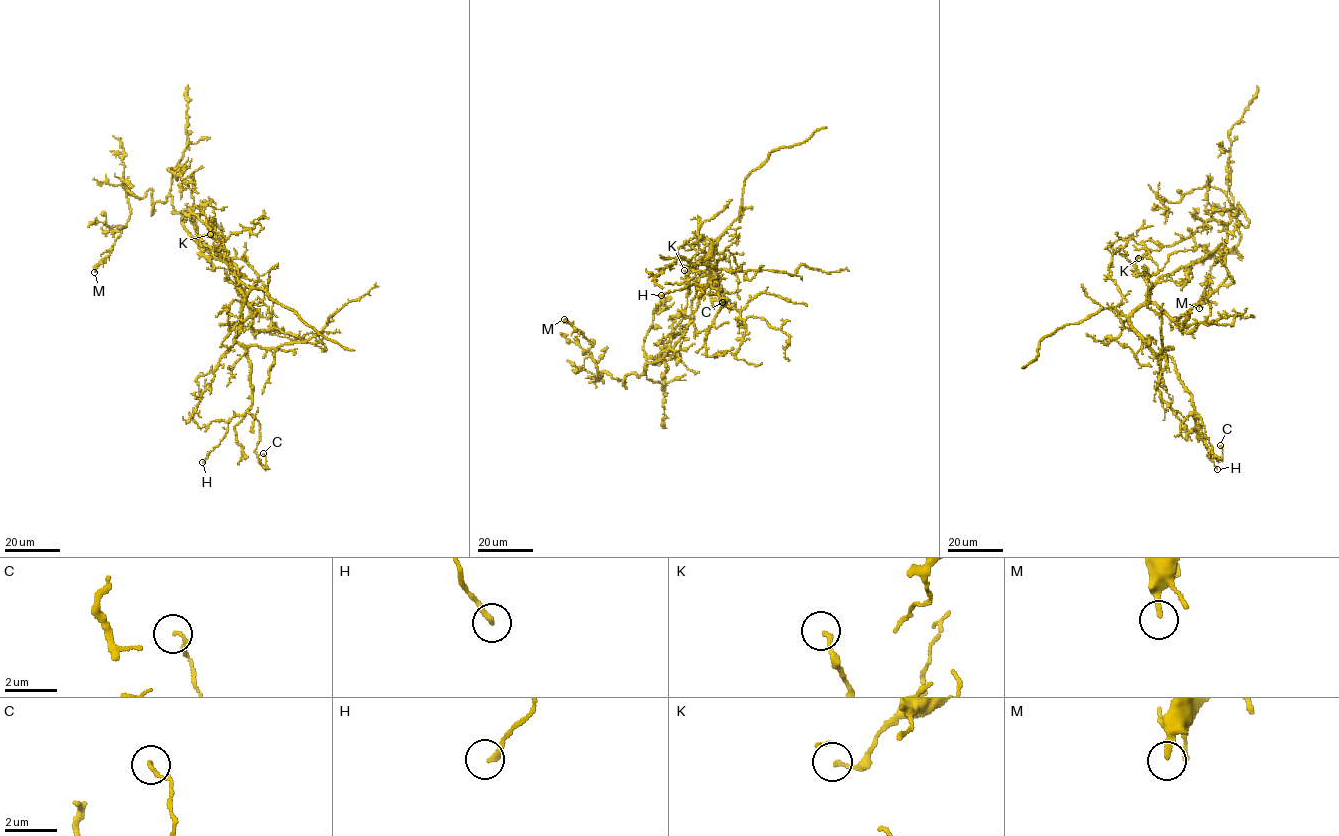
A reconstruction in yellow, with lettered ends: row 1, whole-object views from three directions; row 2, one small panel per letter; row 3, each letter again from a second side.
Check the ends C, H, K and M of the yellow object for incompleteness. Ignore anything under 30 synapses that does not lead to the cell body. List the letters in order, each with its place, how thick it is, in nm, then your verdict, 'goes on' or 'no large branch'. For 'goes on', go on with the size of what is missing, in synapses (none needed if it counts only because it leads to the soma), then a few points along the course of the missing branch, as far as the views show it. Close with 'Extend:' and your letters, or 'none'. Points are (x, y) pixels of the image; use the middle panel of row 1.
C: (722, 302) | 120 nm | no large branch
H: (661, 295) | 200 nm | no large branch
K: (684, 270) | 140 nm | no large branch
M: (564, 319) | 200 nm | no large branch
Extend: none

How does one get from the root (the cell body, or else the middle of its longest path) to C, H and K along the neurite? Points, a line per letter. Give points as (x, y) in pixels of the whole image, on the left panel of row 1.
C: (217, 252), (235, 267), (244, 295), (236, 341), (250, 366), (263, 453)
H: (217, 252), (235, 267), (244, 295), (236, 341), (246, 347), (252, 403), (232, 417), (202, 462)
K: (217, 252), (188, 233), (183, 218), (190, 213), (189, 208), (213, 232), (216, 231), (210, 234)

